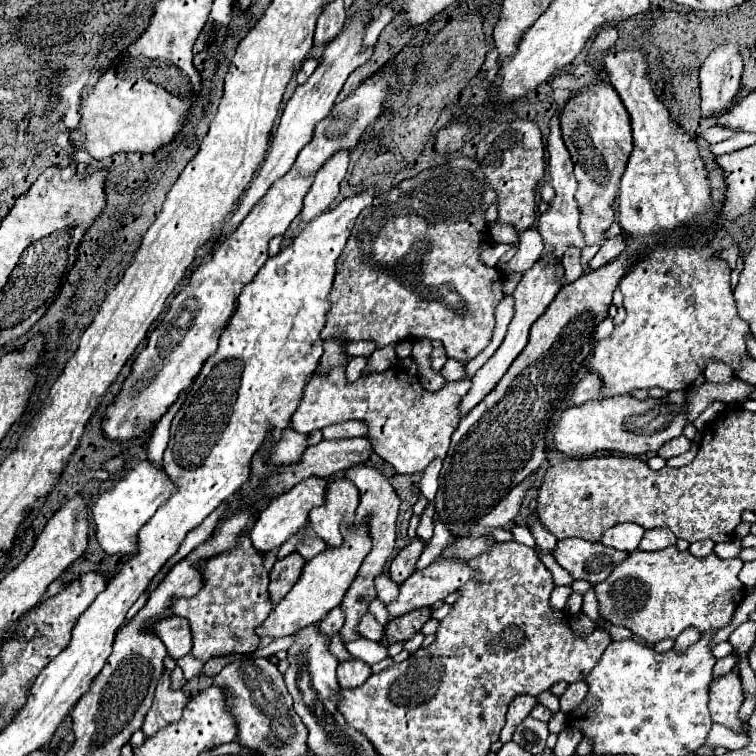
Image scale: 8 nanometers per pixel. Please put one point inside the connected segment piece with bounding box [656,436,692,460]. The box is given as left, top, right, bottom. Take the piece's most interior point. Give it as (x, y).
(681, 444)

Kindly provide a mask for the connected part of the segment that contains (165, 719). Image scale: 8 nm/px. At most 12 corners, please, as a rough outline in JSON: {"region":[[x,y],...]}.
{"region":[[170,674],[156,686],[142,732],[154,736],[180,720],[188,698],[174,690]]}

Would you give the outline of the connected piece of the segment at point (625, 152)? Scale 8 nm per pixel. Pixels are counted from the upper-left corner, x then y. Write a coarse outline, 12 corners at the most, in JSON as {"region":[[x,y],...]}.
{"region":[[606,80],[570,94],[560,128],[586,246],[604,240],[632,152]]}

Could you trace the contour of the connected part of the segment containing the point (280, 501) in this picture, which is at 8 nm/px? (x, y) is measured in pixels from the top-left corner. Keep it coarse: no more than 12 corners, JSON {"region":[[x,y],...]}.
{"region":[[308,478],[276,496],[250,528],[266,554],[324,504],[326,478]]}

